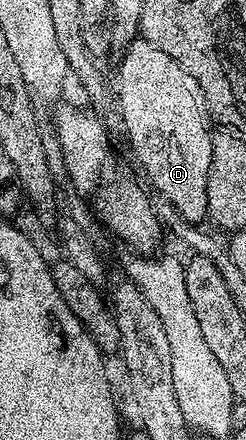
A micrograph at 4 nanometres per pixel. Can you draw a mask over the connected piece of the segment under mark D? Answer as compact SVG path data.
M137 37L132 40L131 43L127 44L123 48L124 56L120 59L120 72L116 75L116 87L114 83L114 99L115 102L118 104L118 111L120 107L120 119L122 122L124 122L124 131L126 134L128 134L128 143L130 146L132 146L132 155L134 158L137 159L138 162L140 162L140 167L142 170L145 171L146 174L148 174L148 179L150 182L152 182L151 190L155 192L157 191L158 194L160 194L159 198L163 200L165 203L169 203L170 205L174 205L174 209L176 212L179 213L180 216L182 216L188 223L195 223L197 225L203 224L205 220L208 219L208 202L206 201L206 185L208 184L208 174L210 173L210 165L212 164L212 144L214 142L214 124L208 114L208 106L206 105L206 97L202 93L202 89L198 85L198 81L194 81L194 77L190 77L190 73L186 73L186 69L182 69L182 65L178 65L178 61L174 57L170 57L166 53L162 53L162 49L158 49L158 45L150 45L150 41L146 41L142 37Z

